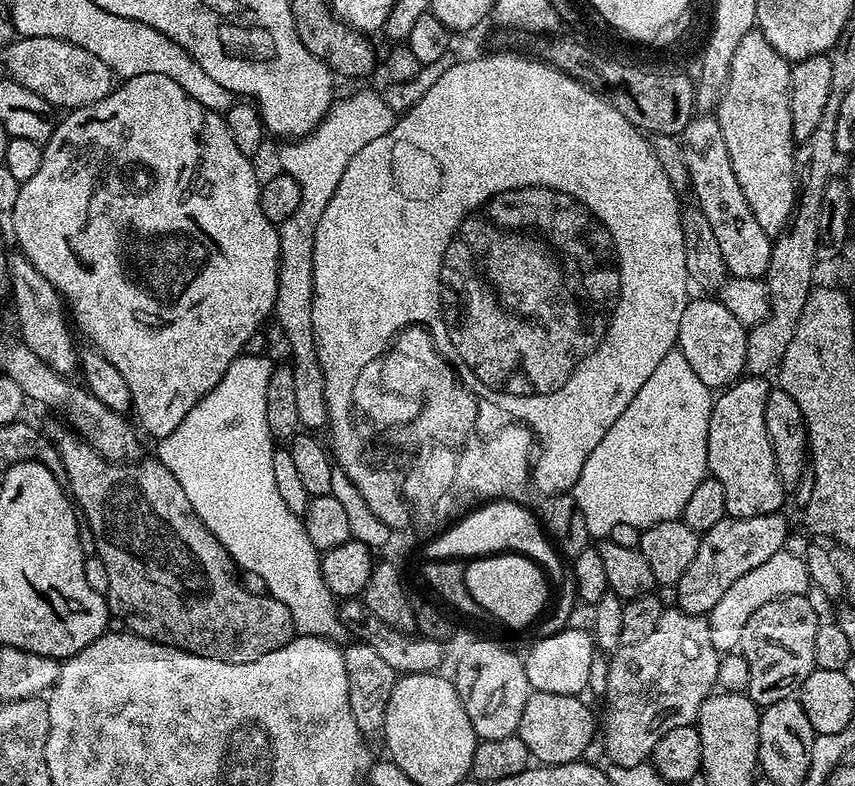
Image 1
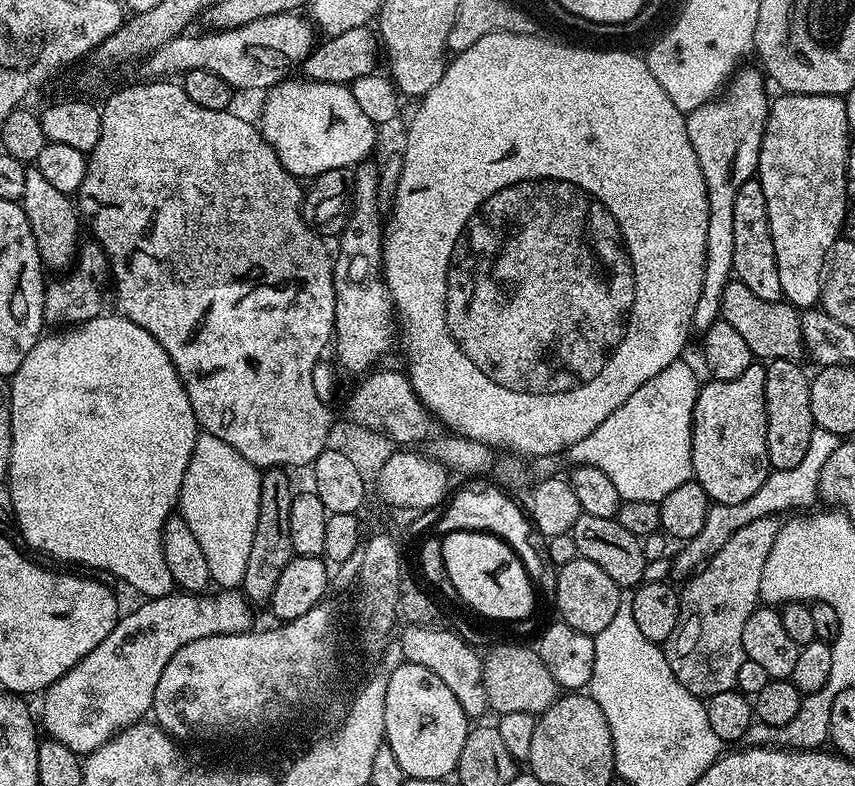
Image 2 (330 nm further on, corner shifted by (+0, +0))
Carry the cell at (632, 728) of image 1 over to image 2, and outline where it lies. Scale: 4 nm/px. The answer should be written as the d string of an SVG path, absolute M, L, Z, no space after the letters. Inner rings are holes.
M772 516L742 526L707 564L687 577L685 588L679 589L678 622L662 647L670 670L674 670L674 678L690 694L707 698L736 688L738 670L745 660L742 626L746 626L746 618L761 603L760 571L766 566L770 546L774 546L779 529L780 524Z

